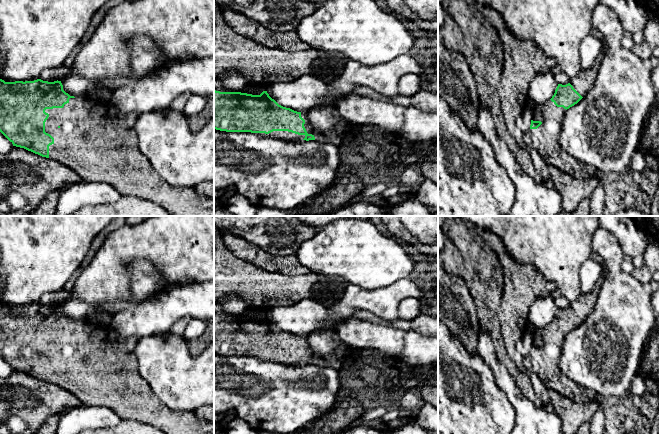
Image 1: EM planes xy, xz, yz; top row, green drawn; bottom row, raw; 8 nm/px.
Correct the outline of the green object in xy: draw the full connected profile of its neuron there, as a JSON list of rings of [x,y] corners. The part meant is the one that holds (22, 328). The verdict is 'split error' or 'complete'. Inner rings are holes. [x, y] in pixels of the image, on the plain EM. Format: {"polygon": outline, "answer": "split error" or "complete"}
{"polygon": [[[0,303],[0,356],[13,368],[13,370],[24,372],[42,381],[55,384],[62,389],[67,390],[77,399],[79,399],[84,406],[105,406],[112,409],[121,420],[133,420],[147,425],[151,425],[160,429],[165,434],[214,434],[214,422],[199,419],[193,411],[179,411],[174,410],[163,404],[156,394],[150,388],[148,382],[141,376],[138,370],[138,362],[136,357],[136,346],[140,338],[137,337],[123,337],[121,336],[111,324],[104,324],[92,320],[74,321],[70,320],[63,314],[61,305],[48,306],[41,303],[34,305],[15,305],[5,306]]], "answer": "split error"}

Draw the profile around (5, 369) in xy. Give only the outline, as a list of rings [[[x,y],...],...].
[[[0,356],[0,378],[5,379],[13,372],[12,366],[10,366],[1,356]]]

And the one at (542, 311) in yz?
[[[549,293],[536,297],[528,312],[528,321],[538,329],[550,324],[555,317],[558,307],[554,297]]]

